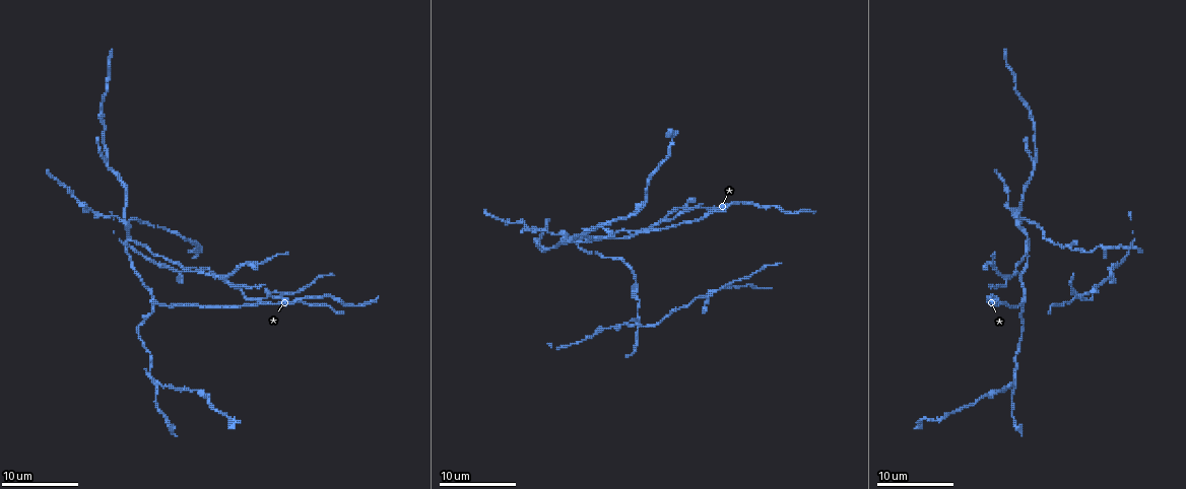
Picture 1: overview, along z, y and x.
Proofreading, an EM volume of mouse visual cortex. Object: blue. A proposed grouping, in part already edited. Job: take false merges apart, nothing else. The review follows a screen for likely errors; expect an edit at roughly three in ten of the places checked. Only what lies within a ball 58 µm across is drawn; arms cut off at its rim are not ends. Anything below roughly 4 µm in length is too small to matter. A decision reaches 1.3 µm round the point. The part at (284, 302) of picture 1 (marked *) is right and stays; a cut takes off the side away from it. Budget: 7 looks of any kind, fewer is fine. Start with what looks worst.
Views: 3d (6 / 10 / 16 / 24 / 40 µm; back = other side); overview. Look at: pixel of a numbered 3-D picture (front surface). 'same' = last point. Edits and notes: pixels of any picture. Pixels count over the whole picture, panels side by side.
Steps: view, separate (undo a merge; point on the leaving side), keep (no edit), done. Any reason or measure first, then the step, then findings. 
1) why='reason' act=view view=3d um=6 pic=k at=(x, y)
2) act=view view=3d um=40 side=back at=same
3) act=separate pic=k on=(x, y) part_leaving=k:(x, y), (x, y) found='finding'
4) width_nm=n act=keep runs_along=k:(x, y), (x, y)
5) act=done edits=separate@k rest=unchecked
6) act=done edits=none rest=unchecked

why='looks like a crossing' act=view view=3d um=6 pic=1 at=(1019, 222)

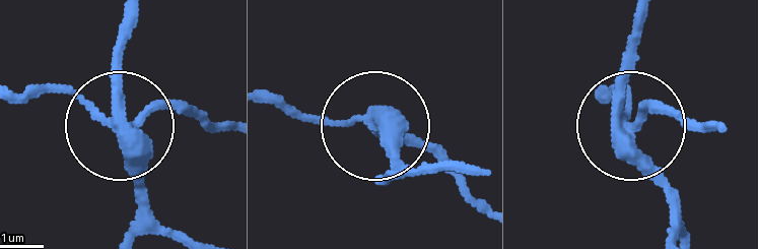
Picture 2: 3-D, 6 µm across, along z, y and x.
act=view view=3d um=6 side=back pic=2 at=(122, 125)

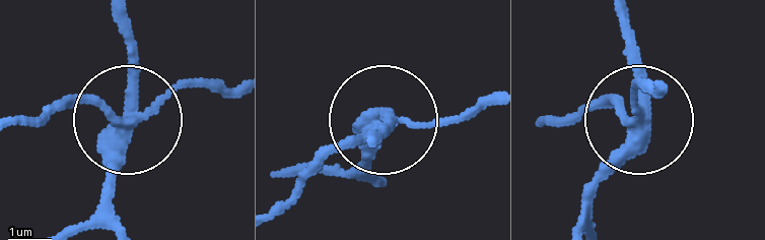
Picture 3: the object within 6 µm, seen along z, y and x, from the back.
act=separate pic=3 on=(75, 103) part_leaving=3:(124, 127), (83, 105), (18, 120) found='two cells meet here'

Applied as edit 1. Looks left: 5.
why='a fork' act=view view=3d um=6 pic=1 at=(224, 279)

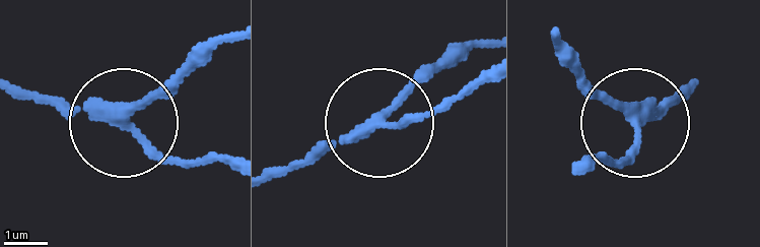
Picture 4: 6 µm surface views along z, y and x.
act=view view=3d um=6 side=back pic=4 at=(383, 117)

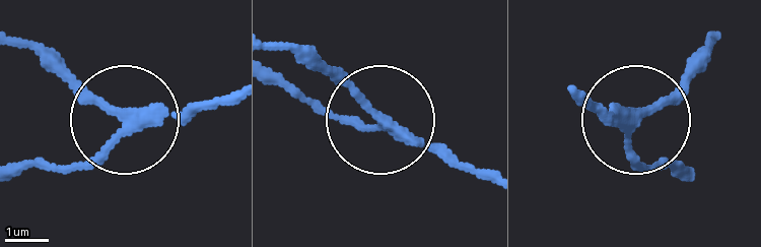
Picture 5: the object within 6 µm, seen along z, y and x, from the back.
width_nm=230 act=keep runs_along=5:(491, 173), (425, 150), (393, 125), (360, 125), (309, 103) found='continuous, no second cell'

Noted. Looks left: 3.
why='three arms meet' act=view view=3d um=16 pic=1 at=(152, 303)

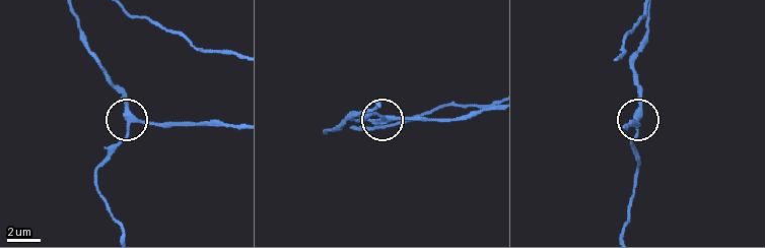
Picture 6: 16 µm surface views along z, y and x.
arms=3 act=keep found='one cell here'

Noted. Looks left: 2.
why='calibre changes' act=view view=3d um=6 pic=1 at=(1025, 250)

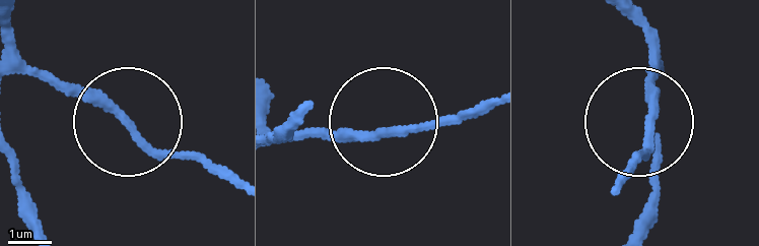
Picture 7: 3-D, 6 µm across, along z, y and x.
act=view view=3d um=6 side=back pic=7 at=(129, 125)

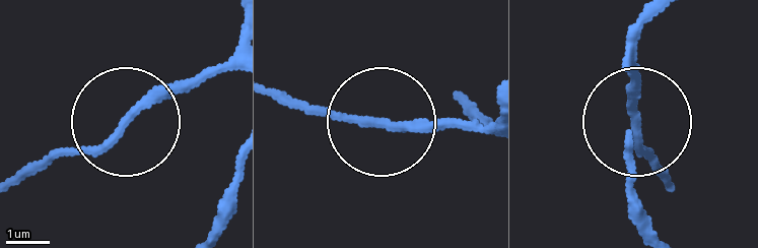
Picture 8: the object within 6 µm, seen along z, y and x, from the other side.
act=keep runs_along=8:(489, 127), (380, 127), (296, 105) found='continuous, no second cell'

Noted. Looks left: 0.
act=done edits=separate@3 rest=unchecked

